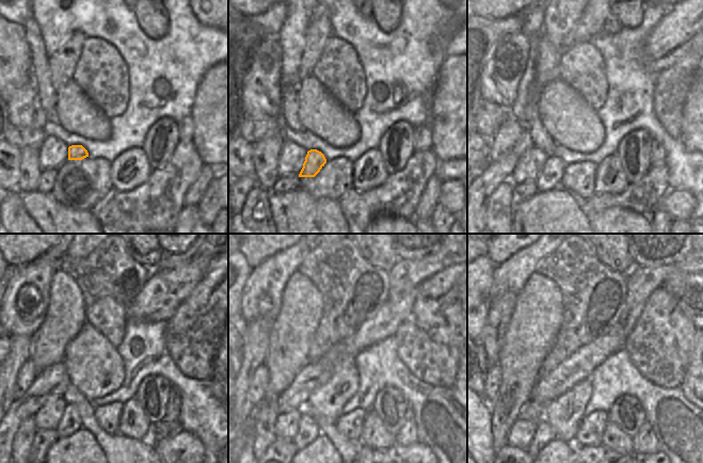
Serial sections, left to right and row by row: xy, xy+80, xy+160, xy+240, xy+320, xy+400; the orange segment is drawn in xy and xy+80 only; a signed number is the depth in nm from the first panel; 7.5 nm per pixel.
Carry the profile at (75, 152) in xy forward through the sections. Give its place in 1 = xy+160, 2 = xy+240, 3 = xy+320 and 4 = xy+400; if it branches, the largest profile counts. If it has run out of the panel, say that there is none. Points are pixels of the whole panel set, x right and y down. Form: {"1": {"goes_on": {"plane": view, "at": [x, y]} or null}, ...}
{"1": {"goes_on": {"plane": "xy+160", "at": [549, 177]}}, "2": {"goes_on": {"plane": "xy+240", "at": [70, 421]}}, "3": {"goes_on": {"plane": "xy+320", "at": [308, 430]}}, "4": {"goes_on": {"plane": "xy+400", "at": [544, 434]}}}

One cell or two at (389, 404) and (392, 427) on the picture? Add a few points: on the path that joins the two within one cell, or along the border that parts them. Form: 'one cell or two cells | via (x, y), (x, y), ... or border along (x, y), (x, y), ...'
one cell | via (392, 410), (392, 421)

